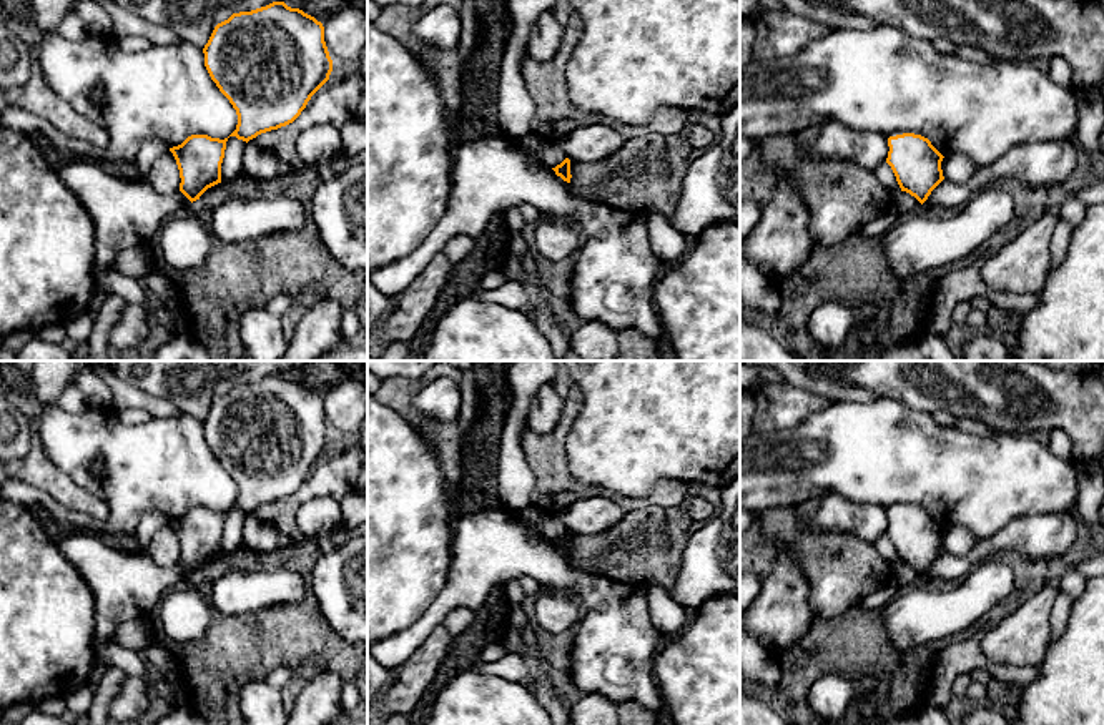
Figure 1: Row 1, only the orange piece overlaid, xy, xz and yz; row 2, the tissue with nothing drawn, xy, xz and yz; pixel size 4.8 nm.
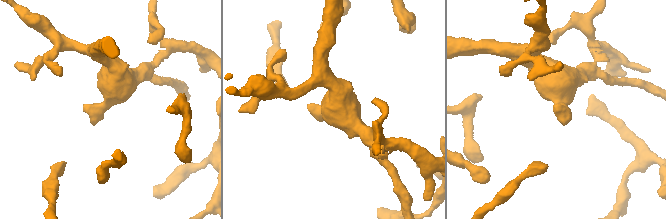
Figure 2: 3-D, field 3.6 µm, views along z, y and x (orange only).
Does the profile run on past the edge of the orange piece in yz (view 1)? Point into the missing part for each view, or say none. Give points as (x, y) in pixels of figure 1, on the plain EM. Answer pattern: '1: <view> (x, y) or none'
1: none

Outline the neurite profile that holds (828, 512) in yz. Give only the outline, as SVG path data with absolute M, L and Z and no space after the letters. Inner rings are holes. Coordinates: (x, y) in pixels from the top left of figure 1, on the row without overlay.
M828 492L796 507L805 527L821 532L846 530L875 542L888 530L888 509L873 504L860 504L840 494Z

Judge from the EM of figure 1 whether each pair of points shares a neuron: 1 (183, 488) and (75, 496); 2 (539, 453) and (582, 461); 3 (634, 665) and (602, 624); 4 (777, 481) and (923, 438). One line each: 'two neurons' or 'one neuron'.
1: two neurons
2: two neurons
3: one neuron
4: one neuron

